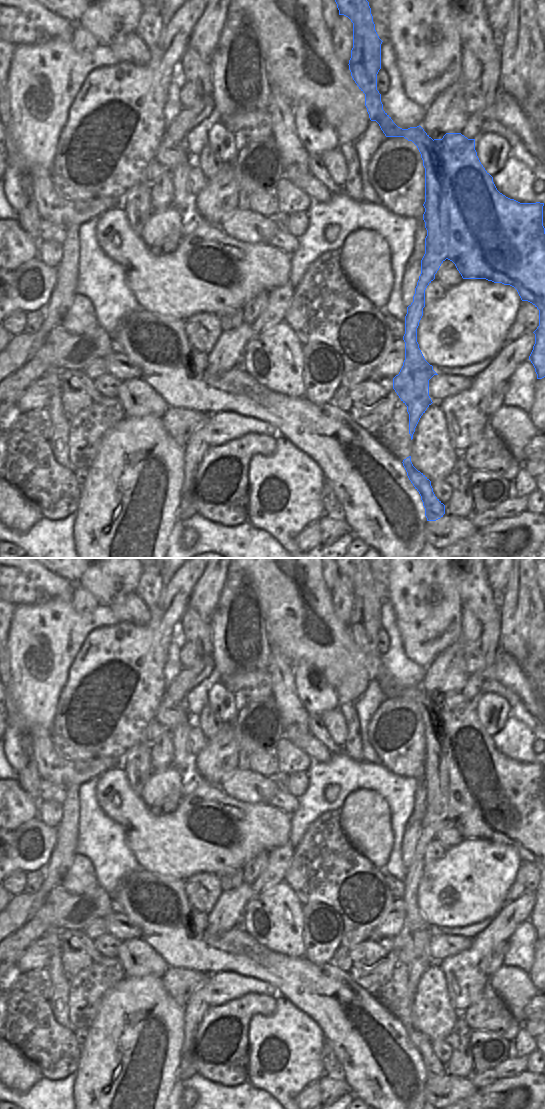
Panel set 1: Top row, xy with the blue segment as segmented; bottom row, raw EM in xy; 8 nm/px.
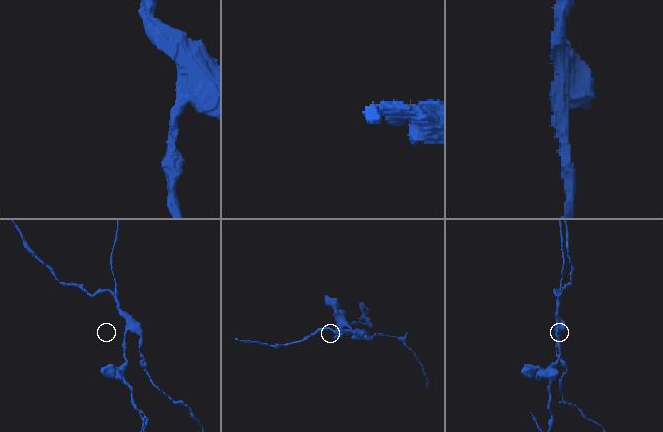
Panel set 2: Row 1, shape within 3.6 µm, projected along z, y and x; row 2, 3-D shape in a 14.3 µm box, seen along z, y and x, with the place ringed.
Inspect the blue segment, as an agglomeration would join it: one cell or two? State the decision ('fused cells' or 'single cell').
fused cells

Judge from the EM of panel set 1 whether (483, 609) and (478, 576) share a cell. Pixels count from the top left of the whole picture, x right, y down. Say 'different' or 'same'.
same

